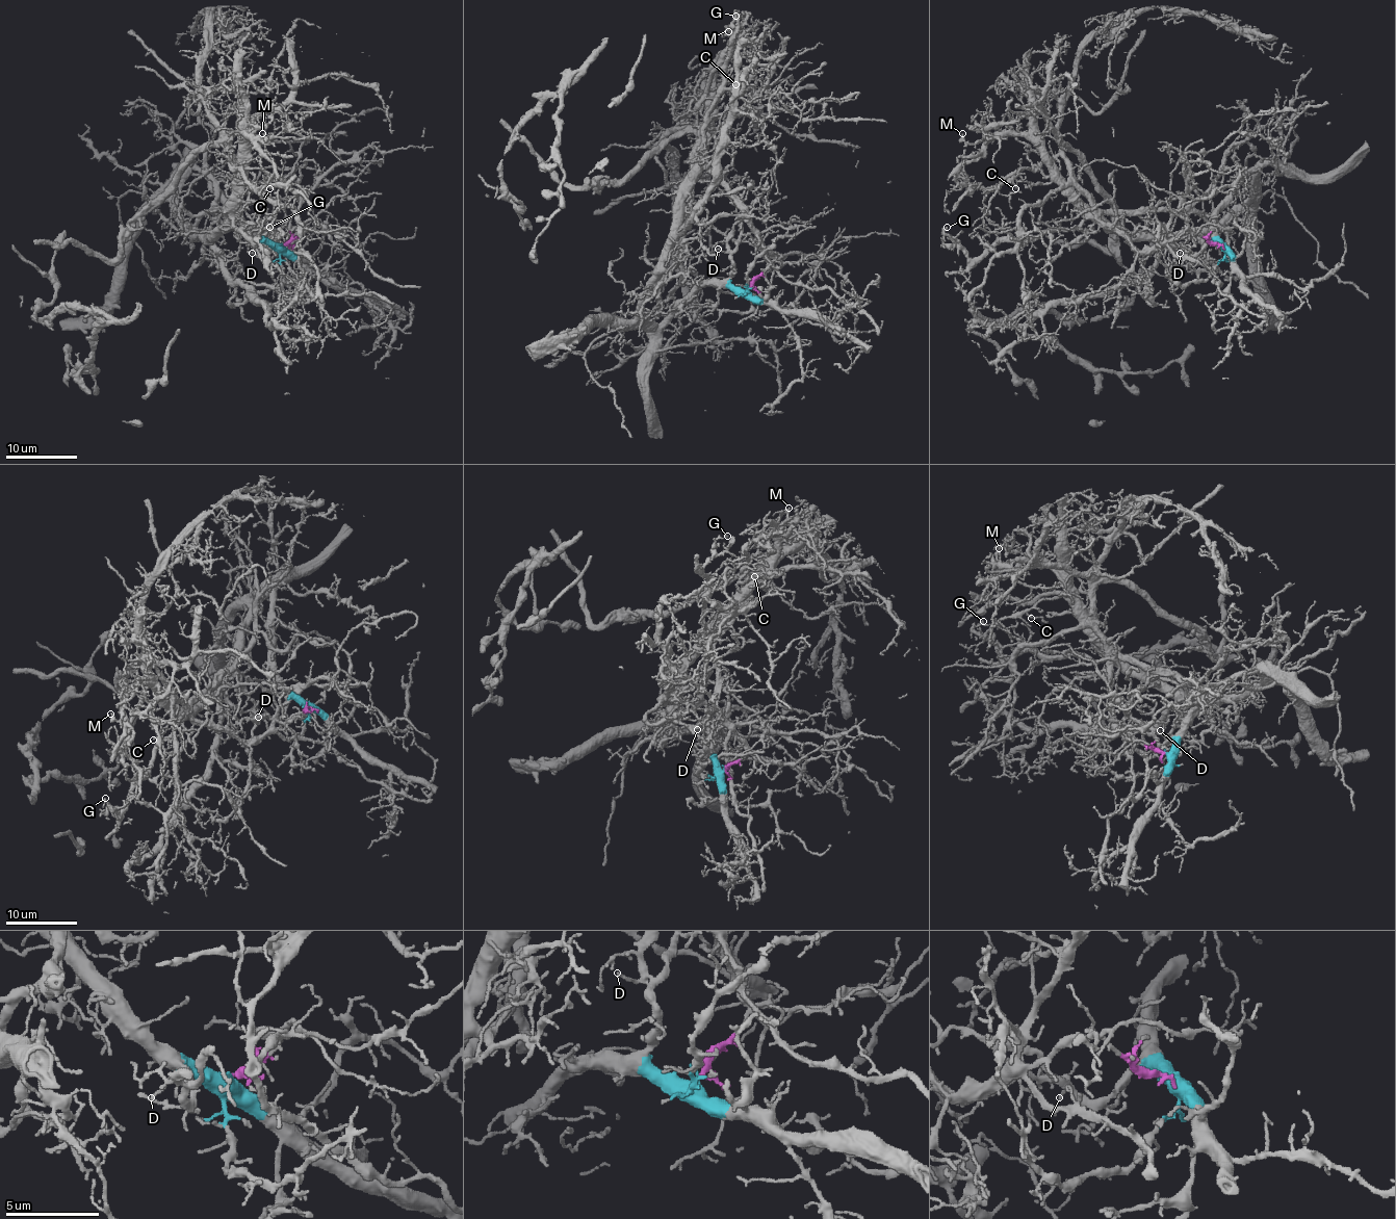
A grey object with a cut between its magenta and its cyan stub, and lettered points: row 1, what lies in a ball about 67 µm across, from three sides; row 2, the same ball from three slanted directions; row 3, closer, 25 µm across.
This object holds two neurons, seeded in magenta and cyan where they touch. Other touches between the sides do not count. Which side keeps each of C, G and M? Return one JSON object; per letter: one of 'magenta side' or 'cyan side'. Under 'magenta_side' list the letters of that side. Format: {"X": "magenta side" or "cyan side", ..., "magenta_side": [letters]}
{"C": "magenta side", "G": "cyan side", "M": "cyan side", "magenta_side": ["C"]}

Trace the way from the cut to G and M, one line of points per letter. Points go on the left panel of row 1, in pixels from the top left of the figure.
G: (282, 244), (265, 242), (216, 195), (179, 195), (177, 212), (198, 233), (232, 219), (264, 258), (269, 227)
M: (282, 244), (216, 195), (179, 195), (177, 212), (214, 232), (237, 152), (250, 134), (267, 143), (262, 134)

